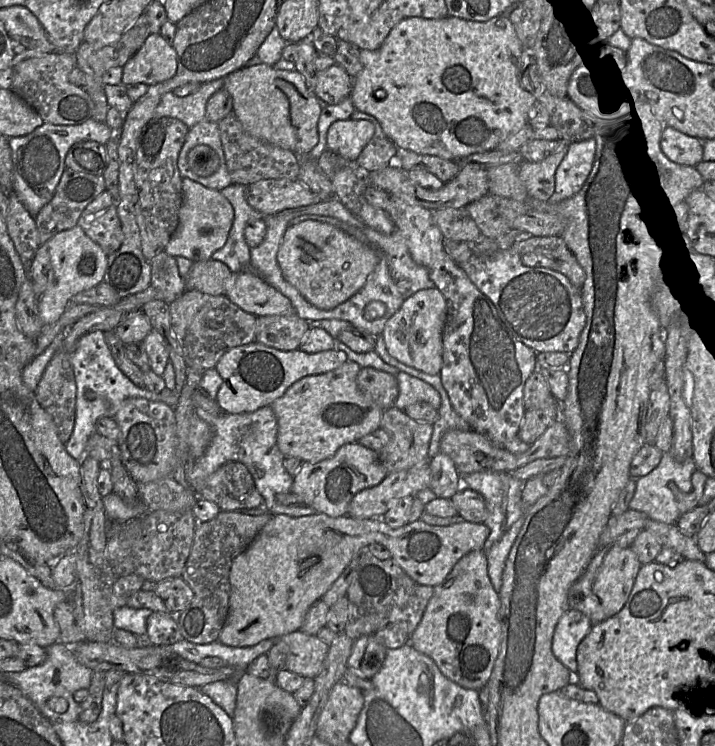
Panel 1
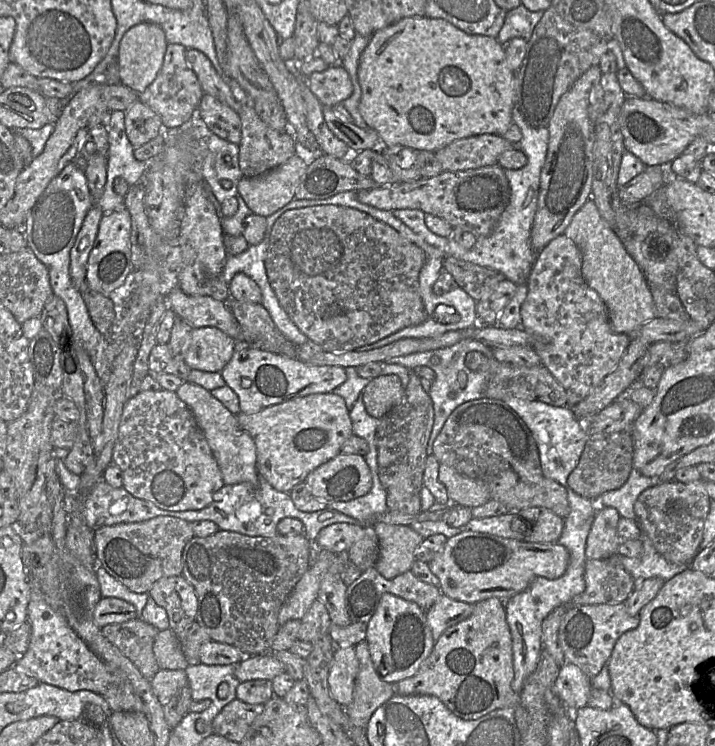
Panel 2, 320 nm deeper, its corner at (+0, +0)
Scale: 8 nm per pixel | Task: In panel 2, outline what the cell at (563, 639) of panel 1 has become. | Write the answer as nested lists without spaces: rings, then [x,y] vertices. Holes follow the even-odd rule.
[[[565,663],[560,667],[557,679],[553,685],[553,692],[571,711],[582,708],[587,704],[591,689],[592,678],[578,666]]]

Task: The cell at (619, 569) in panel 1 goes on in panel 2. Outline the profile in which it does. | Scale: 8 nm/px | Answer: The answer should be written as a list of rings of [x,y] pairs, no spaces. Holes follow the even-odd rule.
[[[625,603],[610,605],[572,605],[562,618],[558,629],[558,639],[567,663],[578,666],[591,678],[598,675],[609,660],[613,648],[625,632],[638,627],[639,616],[631,616]]]

